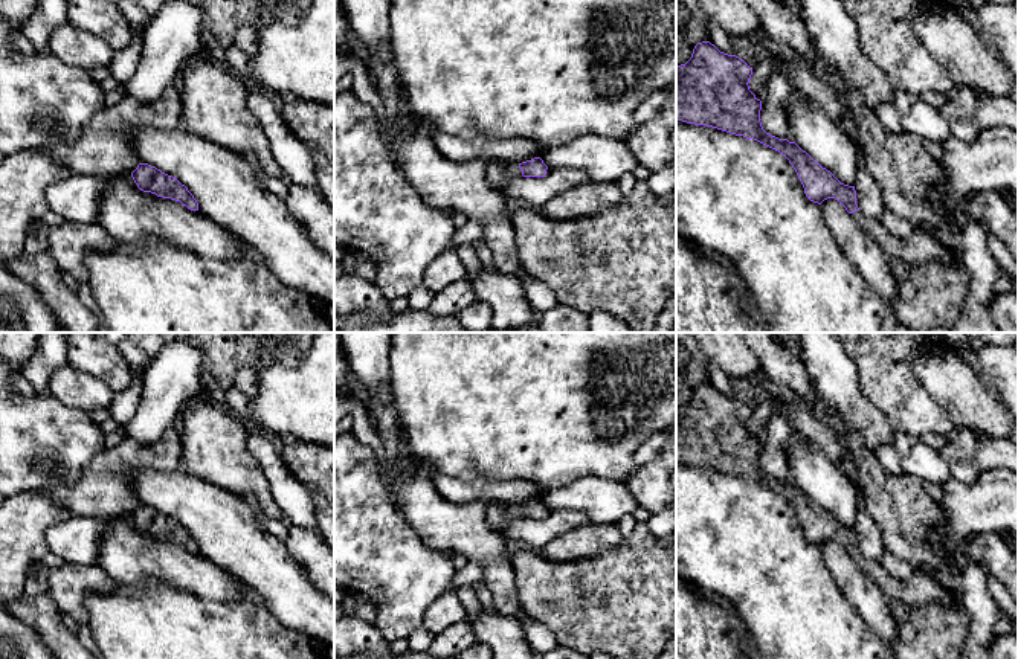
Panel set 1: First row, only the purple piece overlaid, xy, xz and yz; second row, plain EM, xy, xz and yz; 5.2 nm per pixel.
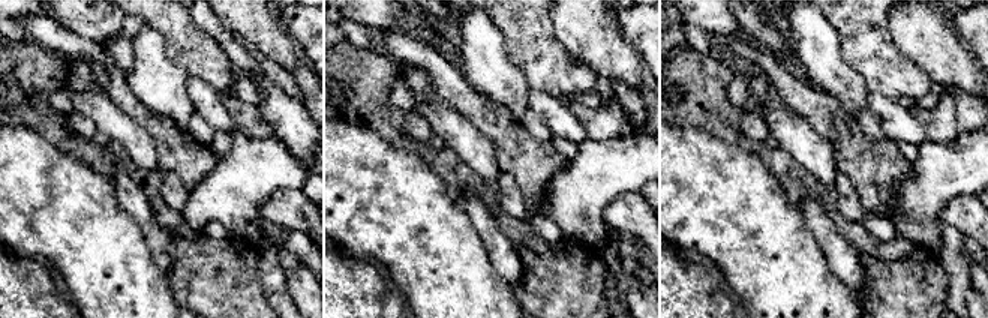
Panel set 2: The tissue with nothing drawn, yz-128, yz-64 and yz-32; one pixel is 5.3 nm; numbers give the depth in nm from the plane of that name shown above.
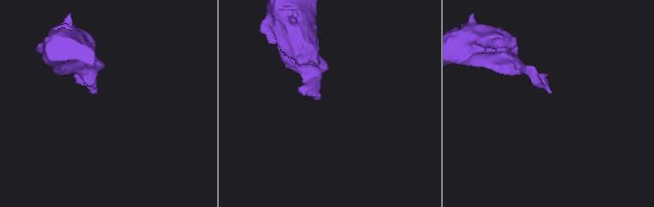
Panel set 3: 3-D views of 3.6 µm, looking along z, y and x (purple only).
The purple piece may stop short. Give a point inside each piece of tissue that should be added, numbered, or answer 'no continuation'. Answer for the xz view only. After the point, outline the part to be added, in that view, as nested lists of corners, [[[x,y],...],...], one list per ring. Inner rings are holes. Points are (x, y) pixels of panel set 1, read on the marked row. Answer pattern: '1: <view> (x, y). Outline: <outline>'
1: xz (498, 173). Outline: [[[487,162],[487,180],[498,191],[502,191],[502,186],[505,185],[508,177],[520,175],[522,169],[519,168],[519,165]]]

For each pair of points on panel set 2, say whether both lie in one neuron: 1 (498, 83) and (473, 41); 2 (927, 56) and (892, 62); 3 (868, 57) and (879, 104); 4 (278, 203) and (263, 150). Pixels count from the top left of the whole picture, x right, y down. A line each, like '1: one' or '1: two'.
1: one
2: two
3: two
4: two

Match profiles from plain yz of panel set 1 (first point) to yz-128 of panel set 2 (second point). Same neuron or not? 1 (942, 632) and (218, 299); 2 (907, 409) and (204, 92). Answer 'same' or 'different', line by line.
1: same
2: different

